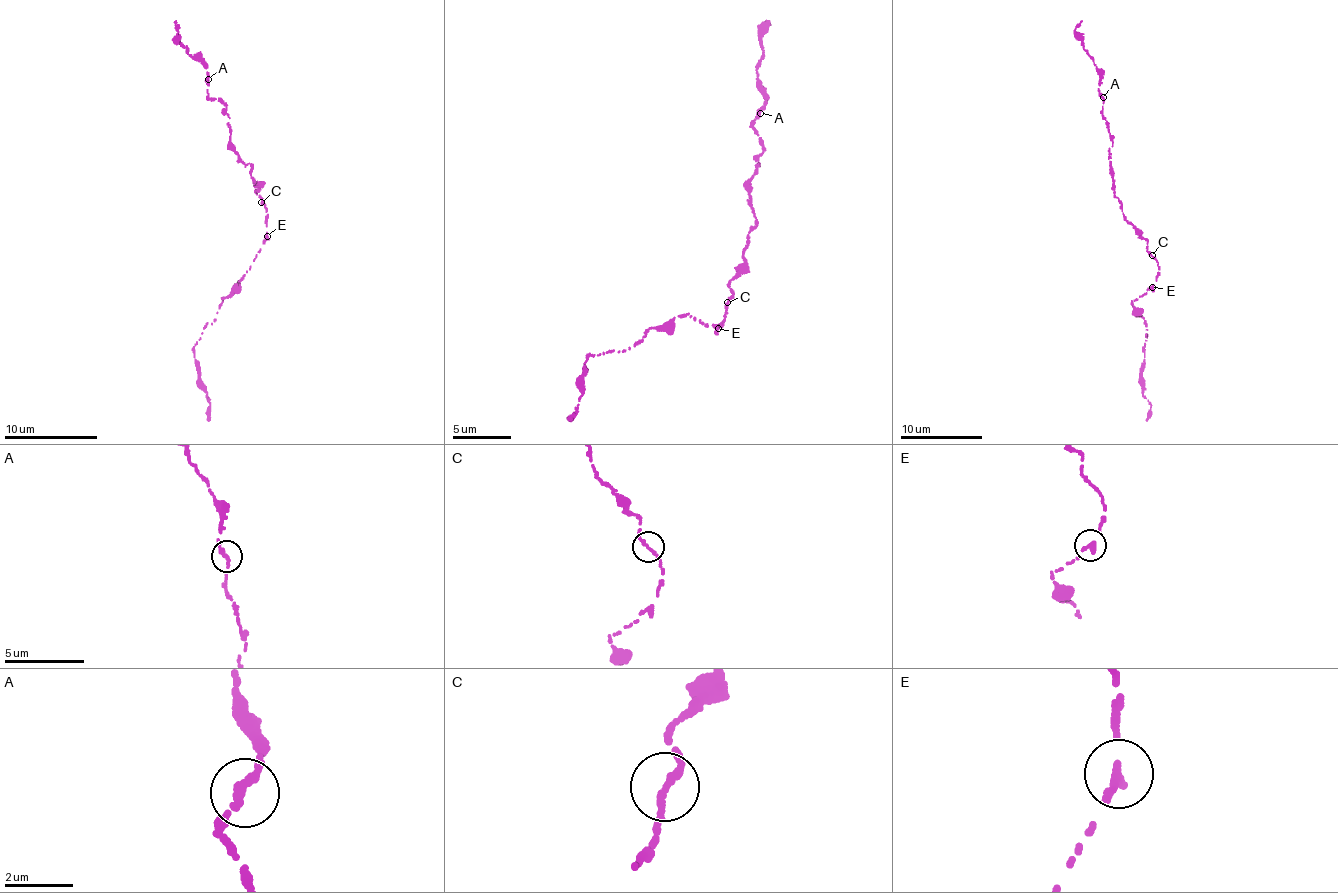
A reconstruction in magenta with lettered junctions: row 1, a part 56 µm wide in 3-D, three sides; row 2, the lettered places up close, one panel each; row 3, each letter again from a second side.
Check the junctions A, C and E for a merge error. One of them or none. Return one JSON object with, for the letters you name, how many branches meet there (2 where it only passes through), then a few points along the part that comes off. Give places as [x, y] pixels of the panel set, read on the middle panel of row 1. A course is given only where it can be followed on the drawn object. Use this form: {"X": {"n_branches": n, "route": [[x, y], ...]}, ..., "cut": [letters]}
{"E": {"n_branches": 1, "route": [[717, 329], [688, 312], [654, 327], [623, 352], [590, 356], [576, 385], [582, 393], [576, 411], [568, 419]]}, "cut": ["E"]}

